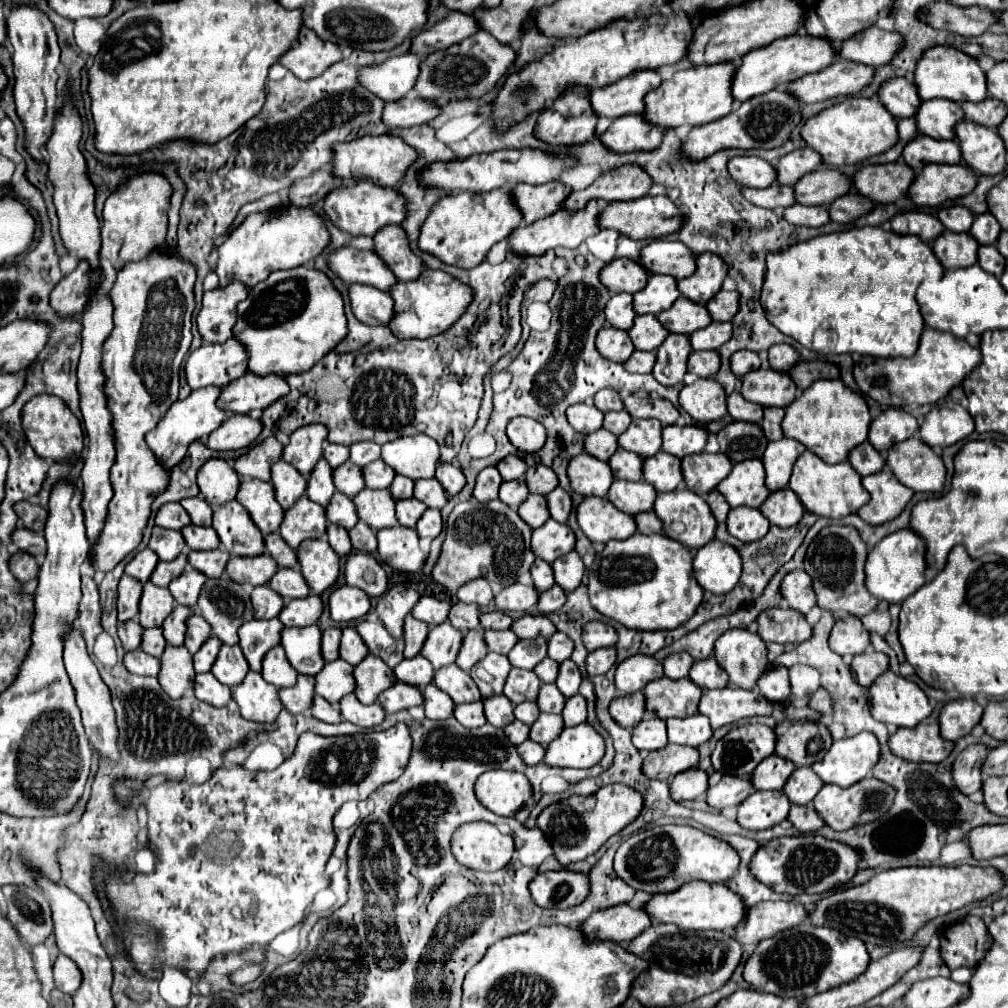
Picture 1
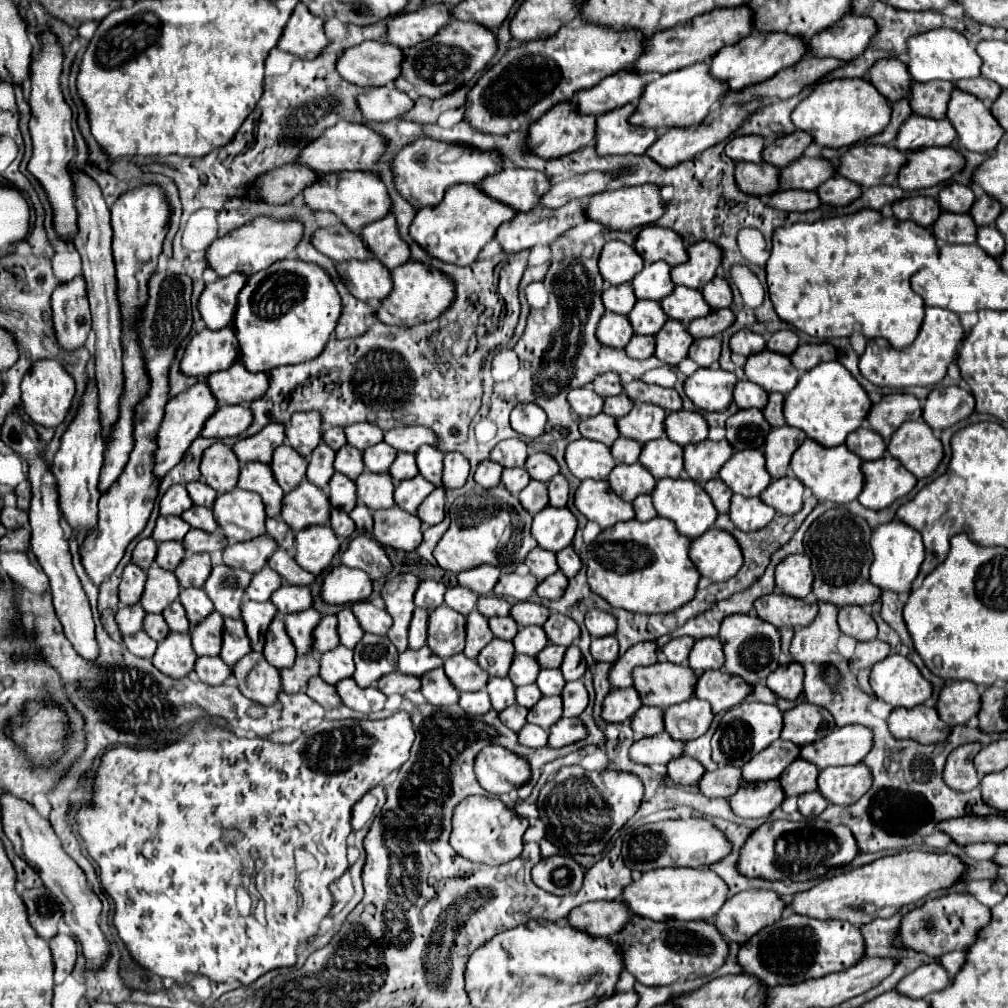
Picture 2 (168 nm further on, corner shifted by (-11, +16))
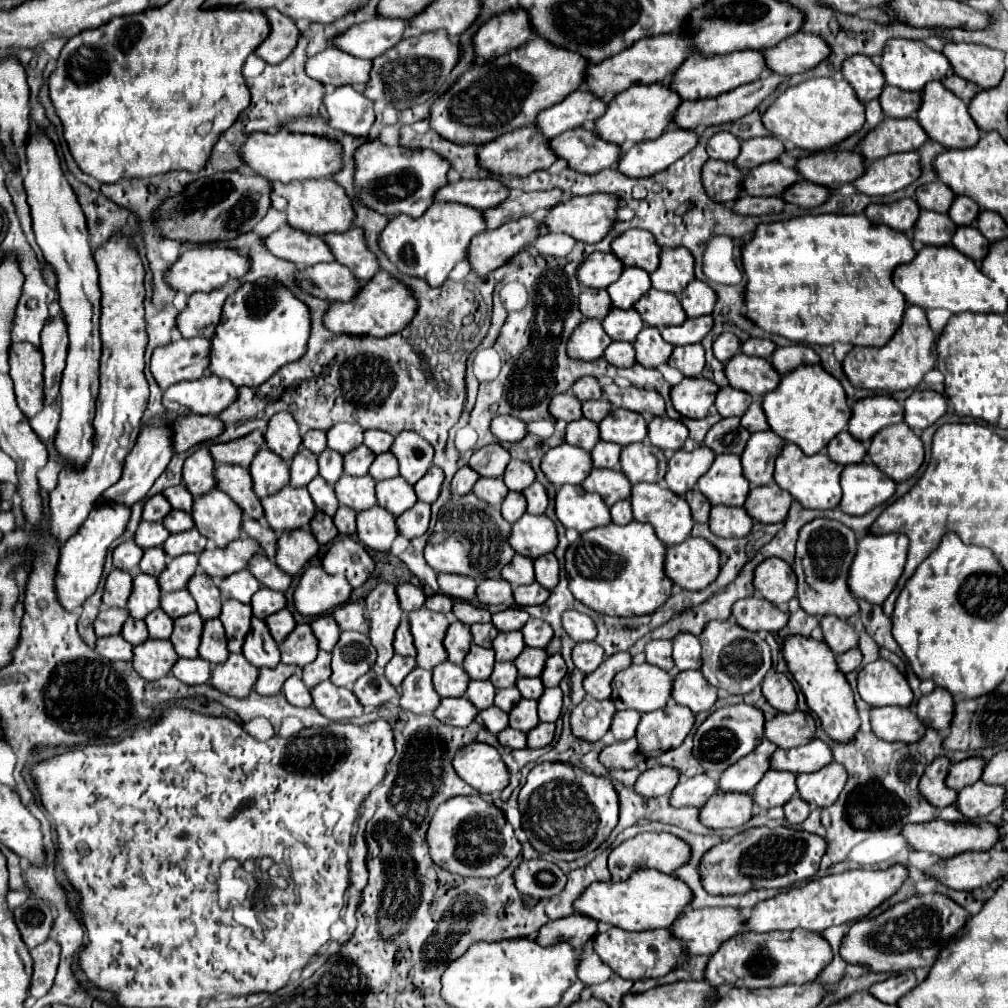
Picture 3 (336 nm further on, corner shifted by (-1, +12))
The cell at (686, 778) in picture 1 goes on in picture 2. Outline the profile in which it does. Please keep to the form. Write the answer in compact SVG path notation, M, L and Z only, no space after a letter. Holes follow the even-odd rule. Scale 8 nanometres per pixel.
M678 756L668 762L668 778L674 784L694 784L702 778L704 766L690 758L690 756Z

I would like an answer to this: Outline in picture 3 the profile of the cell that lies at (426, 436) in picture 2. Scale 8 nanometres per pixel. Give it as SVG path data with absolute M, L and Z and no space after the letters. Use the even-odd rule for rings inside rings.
M366 430L364 432L364 444L376 454L388 452L392 448L392 442L394 442L394 436L388 432L380 432L380 430ZM382 446L386 446L386 448L382 448Z

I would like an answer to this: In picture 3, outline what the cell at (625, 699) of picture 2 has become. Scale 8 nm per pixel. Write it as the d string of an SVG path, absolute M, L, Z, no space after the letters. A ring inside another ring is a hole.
M586 696L570 714L570 724L574 736L586 742L598 742L612 726L612 716L616 714L612 700L594 700Z

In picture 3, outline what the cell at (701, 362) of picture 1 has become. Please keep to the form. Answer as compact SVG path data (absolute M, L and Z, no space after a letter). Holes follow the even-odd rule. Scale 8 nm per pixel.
M688 344L688 346L674 348L668 364L678 368L684 376L700 376L702 368L704 368L702 344Z

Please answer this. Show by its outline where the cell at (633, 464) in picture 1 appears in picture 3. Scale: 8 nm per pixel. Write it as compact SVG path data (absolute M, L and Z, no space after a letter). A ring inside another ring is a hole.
M600 440L590 454L592 454L592 462L596 468L618 468L620 452L622 452L620 446Z

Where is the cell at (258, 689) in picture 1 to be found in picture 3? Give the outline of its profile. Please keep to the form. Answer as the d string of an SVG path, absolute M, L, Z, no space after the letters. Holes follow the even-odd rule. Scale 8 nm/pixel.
M230 654L224 664L212 668L212 686L228 696L246 698L256 680L260 670L256 670L242 654Z

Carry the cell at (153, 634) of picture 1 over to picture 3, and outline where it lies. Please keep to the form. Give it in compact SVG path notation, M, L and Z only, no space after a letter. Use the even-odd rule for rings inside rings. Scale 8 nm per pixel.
M128 618L126 624L124 624L124 628L122 628L122 636L124 636L130 644L134 644L134 646L142 644L144 640L148 640L146 622L144 622L144 620L132 620L132 618Z

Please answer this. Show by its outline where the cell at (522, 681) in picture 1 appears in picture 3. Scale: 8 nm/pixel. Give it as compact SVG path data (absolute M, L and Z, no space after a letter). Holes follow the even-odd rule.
M496 662L494 672L490 676L490 682L496 688L510 688L518 680L518 668L514 662Z

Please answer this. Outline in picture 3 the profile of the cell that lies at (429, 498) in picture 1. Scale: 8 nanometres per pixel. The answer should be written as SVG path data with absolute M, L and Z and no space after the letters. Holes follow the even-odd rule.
M402 432L392 444L392 454L400 462L400 476L410 484L416 484L428 472L434 450L424 438L416 436L414 432Z

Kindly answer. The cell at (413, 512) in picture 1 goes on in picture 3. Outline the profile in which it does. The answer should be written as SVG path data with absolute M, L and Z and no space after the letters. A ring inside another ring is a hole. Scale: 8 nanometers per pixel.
M402 476L380 480L376 484L376 498L378 498L378 504L388 512L392 512L394 516L400 516L408 508L412 508L418 500L414 486L408 484Z

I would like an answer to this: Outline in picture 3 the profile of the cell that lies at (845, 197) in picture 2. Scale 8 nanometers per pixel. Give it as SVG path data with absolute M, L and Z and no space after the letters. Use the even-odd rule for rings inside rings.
M800 180L796 182L792 188L788 188L788 192L782 194L782 198L790 204L796 204L800 208L816 208L820 204L824 204L830 196L830 190L820 186L820 184L812 184L808 180Z

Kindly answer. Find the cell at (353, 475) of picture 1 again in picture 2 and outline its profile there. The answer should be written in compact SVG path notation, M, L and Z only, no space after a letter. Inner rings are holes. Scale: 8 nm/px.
M348 444L342 446L336 452L334 458L334 468L342 472L344 476L350 476L350 480L356 480L364 472L364 462L362 462L362 452L356 448L350 448Z

